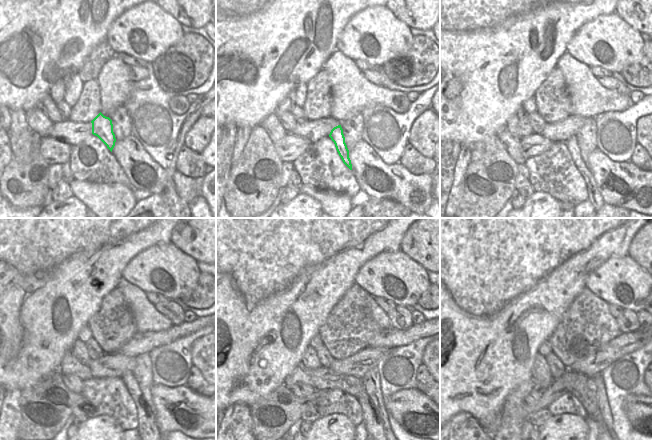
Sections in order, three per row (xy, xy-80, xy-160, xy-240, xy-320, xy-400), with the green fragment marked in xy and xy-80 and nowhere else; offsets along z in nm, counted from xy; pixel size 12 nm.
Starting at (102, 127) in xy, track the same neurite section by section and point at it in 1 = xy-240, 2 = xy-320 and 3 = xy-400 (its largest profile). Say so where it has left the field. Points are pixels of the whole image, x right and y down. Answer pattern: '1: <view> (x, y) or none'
1: xy-240 (147, 421)
2: xy-320 (372, 419)
3: xy-400 (597, 416)

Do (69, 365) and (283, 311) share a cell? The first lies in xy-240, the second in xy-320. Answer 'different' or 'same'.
different

